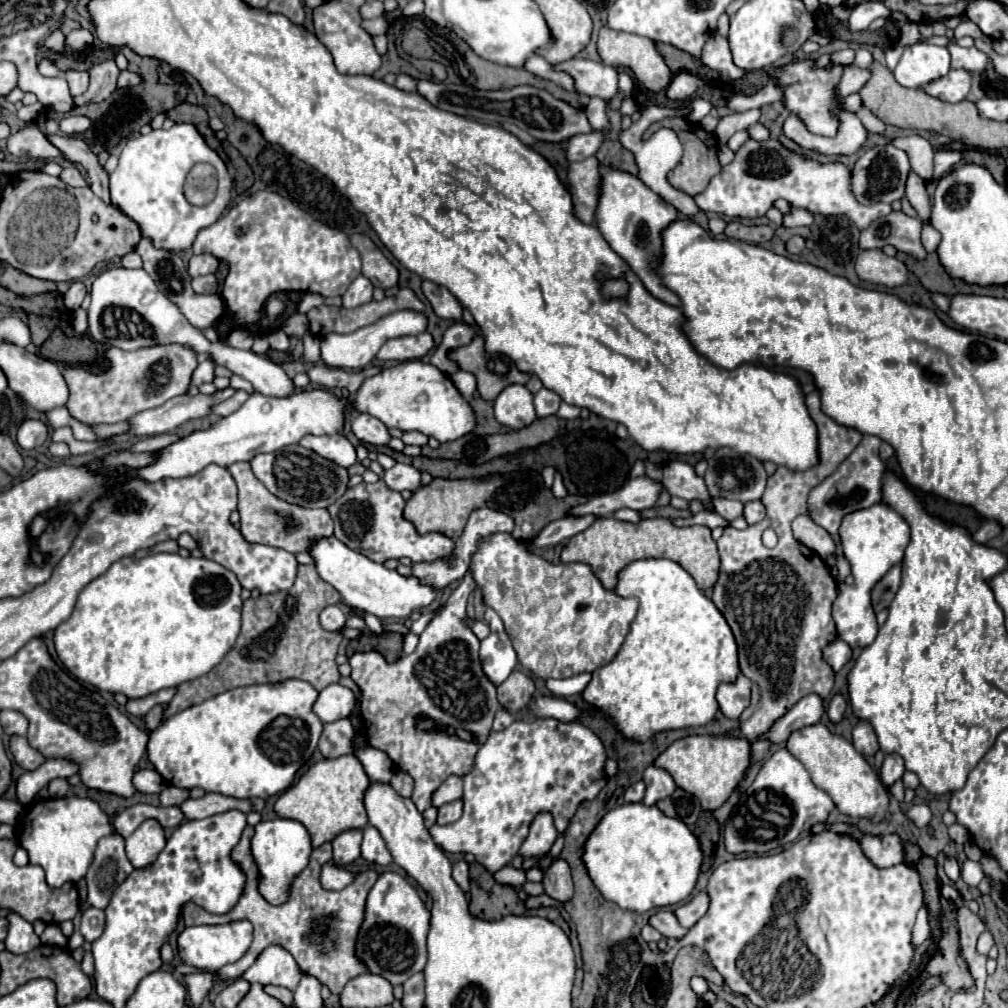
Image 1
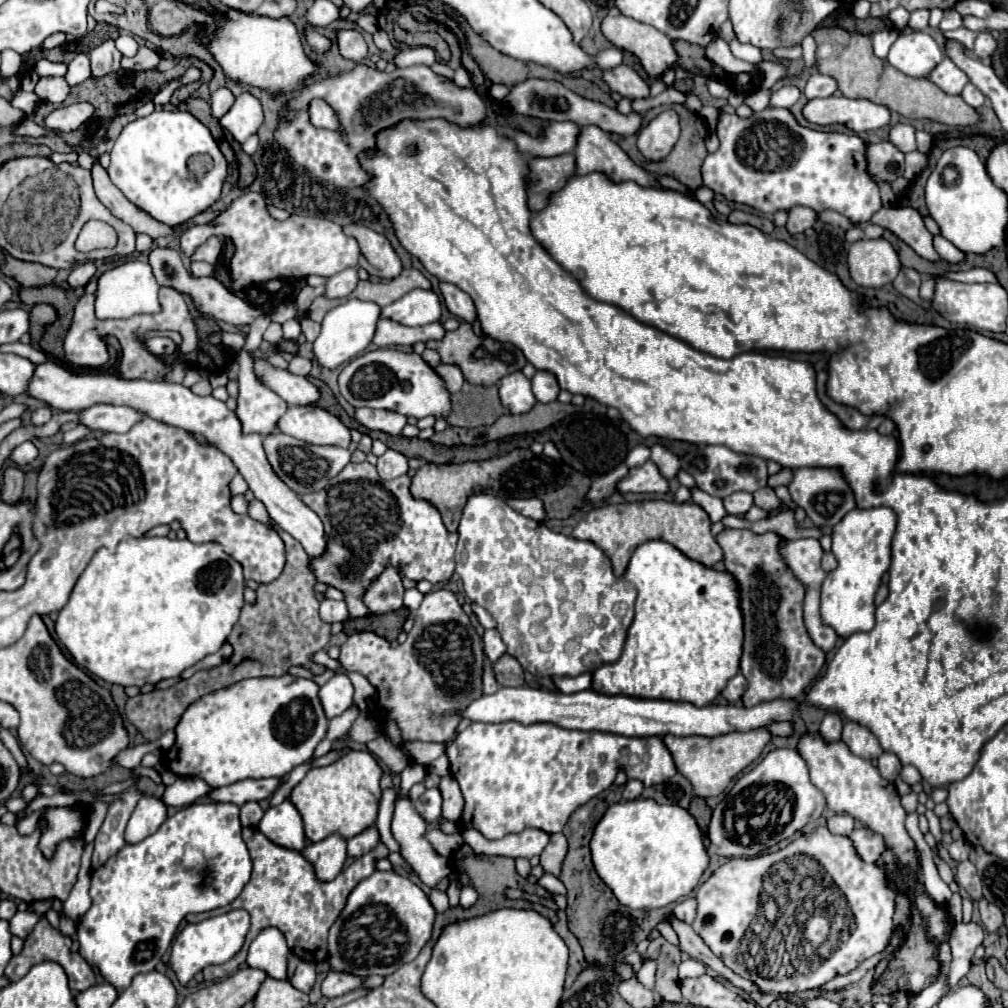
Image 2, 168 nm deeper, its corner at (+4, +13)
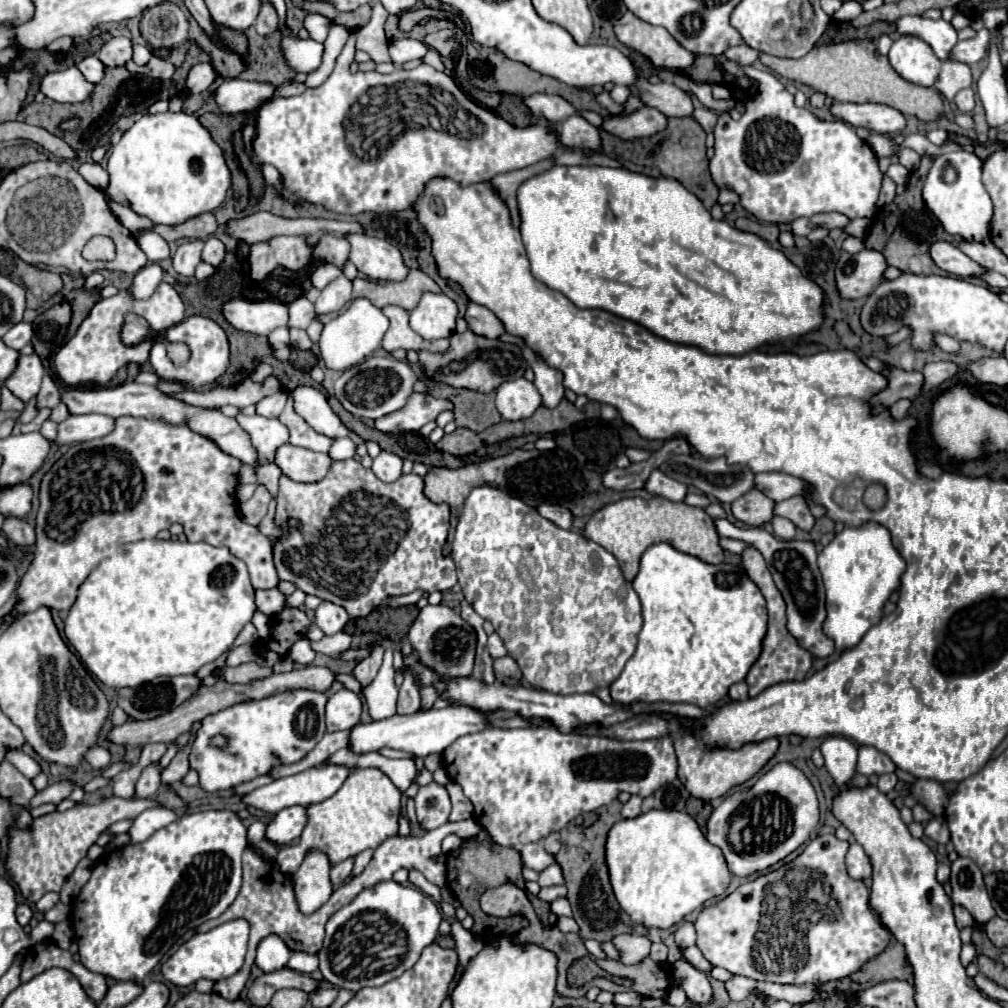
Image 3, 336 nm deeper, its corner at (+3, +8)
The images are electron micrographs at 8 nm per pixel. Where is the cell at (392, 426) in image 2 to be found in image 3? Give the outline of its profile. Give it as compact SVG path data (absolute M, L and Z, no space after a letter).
M414 392L402 410L378 418L376 428L386 434L414 432L420 430L426 422L436 420L438 414L444 410L454 410L452 400L442 400L442 398L434 398L432 394Z

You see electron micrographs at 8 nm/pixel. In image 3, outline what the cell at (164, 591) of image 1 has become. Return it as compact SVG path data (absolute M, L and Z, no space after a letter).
M140 540L134 544L122 544L118 546L118 552L106 560L102 560L92 574L88 576L88 580L80 586L78 590L78 598L74 602L74 606L68 612L66 618L66 638L68 642L74 646L74 650L78 652L80 660L84 662L84 666L106 686L110 688L124 688L124 686L140 686L144 682L150 682L152 678L158 676L178 676L178 674L196 674L204 664L214 662L220 654L224 654L236 640L236 636L240 634L240 630L252 620L256 612L256 604L254 604L254 588L250 584L248 578L248 570L244 566L244 562L236 556L230 554L228 548L216 548L204 542L192 544L192 542L180 542L180 540Z

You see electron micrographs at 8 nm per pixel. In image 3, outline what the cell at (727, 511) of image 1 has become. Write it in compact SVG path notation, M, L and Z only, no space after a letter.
M750 490L732 502L732 514L748 526L766 526L774 518L774 504L758 490Z

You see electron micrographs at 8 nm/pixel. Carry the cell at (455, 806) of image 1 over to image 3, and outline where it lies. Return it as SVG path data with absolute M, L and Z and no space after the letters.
M450 780L450 782L446 784L446 788L448 788L450 800L452 800L452 814L450 814L450 820L452 820L452 822L458 822L458 820L472 818L472 802L468 802L468 798L466 798L464 792L460 790L460 786Z

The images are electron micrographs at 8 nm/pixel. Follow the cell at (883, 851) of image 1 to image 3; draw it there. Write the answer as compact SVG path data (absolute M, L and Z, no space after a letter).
M858 842L850 844L850 850L846 854L846 868L854 880L868 880L872 876L872 864L868 862L868 856Z

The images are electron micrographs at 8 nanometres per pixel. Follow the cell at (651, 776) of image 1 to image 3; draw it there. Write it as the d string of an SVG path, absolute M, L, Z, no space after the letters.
M484 728L456 738L452 746L442 752L442 768L462 786L464 796L474 804L476 822L488 830L492 840L500 846L516 848L518 844L540 842L550 832L562 830L576 816L610 804L620 792L636 794L640 798L650 796L676 778L678 762L670 736L616 740L606 736L560 734L552 728Z

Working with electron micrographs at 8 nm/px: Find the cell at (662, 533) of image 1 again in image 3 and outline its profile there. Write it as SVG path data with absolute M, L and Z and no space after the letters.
M652 496L650 500L622 498L614 504L606 504L588 520L584 536L616 556L624 578L630 582L638 574L638 564L644 550L658 542L668 542L676 550L696 556L708 564L720 564L724 560L724 550L718 544L720 536L716 532L714 518L710 518L702 508L694 508L684 502L670 502L660 496Z

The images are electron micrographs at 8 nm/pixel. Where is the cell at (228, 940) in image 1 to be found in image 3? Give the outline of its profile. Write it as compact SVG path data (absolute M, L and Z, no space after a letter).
M244 920L224 922L218 928L212 928L206 934L196 934L186 944L182 944L162 964L162 976L164 976L164 980L172 982L174 986L192 986L200 978L208 978L208 980L214 980L214 982L230 978L244 964L246 942L248 942L248 922L244 922Z

